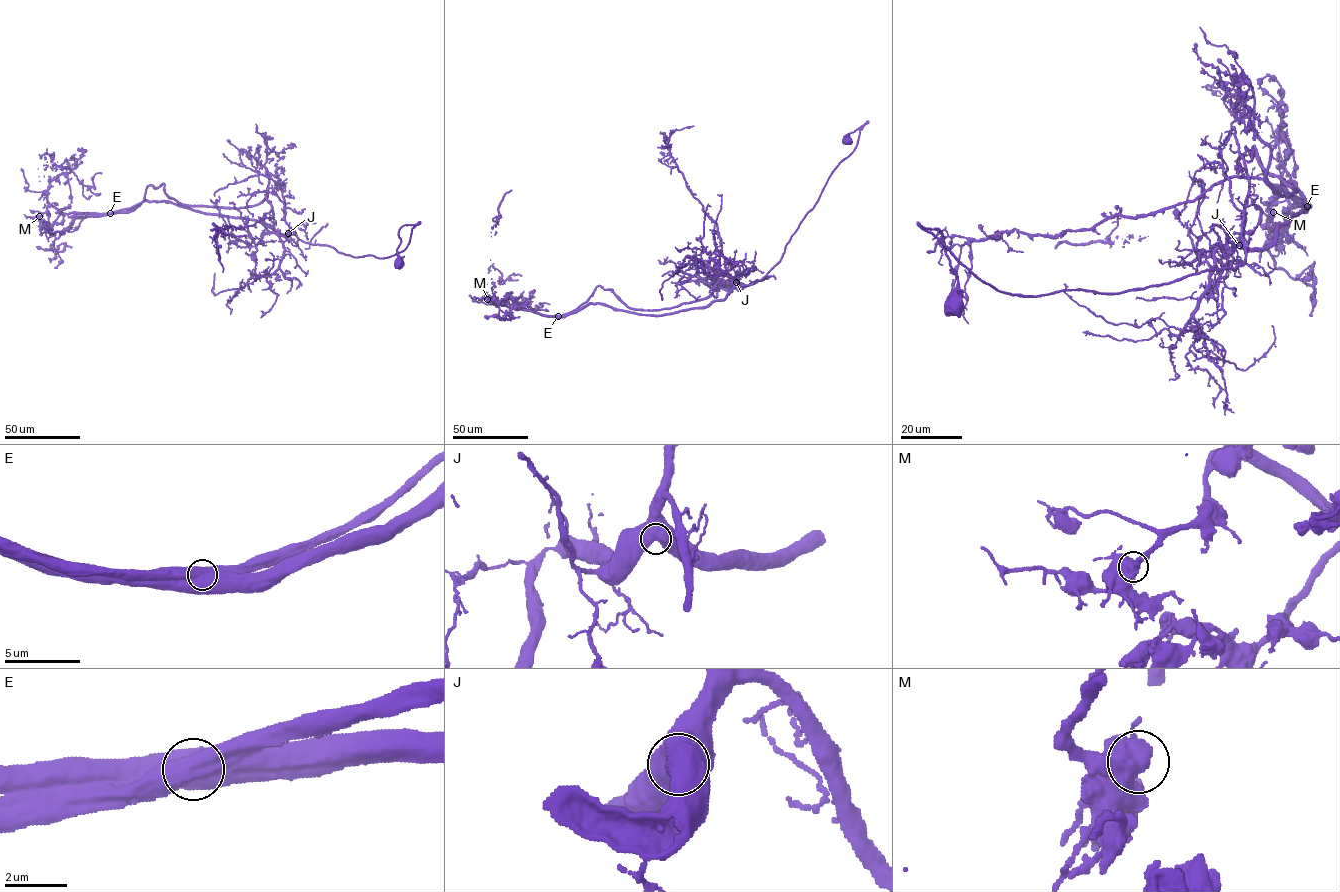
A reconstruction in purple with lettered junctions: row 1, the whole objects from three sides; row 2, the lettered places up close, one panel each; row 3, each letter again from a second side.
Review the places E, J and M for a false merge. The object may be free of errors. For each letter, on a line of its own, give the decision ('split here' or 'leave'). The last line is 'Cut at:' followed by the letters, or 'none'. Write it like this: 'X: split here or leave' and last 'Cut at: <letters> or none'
E: split here
J: leave
M: leave
Cut at: E

